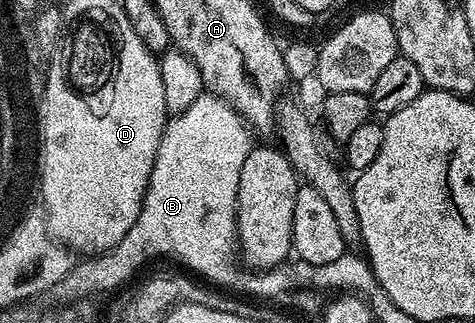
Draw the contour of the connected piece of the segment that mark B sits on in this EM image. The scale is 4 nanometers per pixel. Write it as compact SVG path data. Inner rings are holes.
M204 92L201 96L197 96L197 100L193 100L193 105L190 108L185 108L185 112L174 115L168 121L167 127L163 130L163 135L159 141L159 147L157 148L157 156L155 157L155 163L153 164L153 172L149 176L149 184L147 185L147 191L143 197L143 207L141 212L137 216L137 220L133 220L133 228L129 228L127 235L114 246L112 250L104 250L101 254L88 257L86 260L80 261L76 265L75 269L71 273L63 277L61 283L61 290L64 290L68 294L68 299L71 300L87 300L90 294L107 294L110 290L115 290L118 286L123 286L143 265L146 264L150 258L172 258L175 262L180 262L183 266L188 266L192 270L192 275L200 274L203 279L208 283L214 284L219 288L233 288L229 286L244 286L251 294L256 294L256 299L259 300L273 300L269 298L278 299L283 296L283 286L293 286L295 288L295 282L303 282L303 278L295 278L295 274L299 274L299 266L293 266L289 261L282 266L273 266L270 270L264 270L262 272L247 272L247 275L243 275L241 271L235 267L234 258L237 258L237 235L235 232L235 205L237 204L237 184L241 184L241 167L245 164L245 156L249 156L249 152L253 149L253 137L252 131L249 129L243 117L230 104L219 98L216 94L210 92Z

